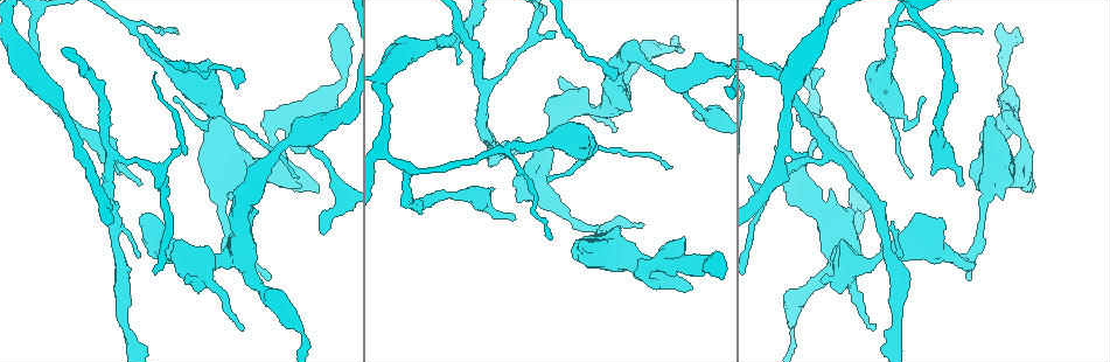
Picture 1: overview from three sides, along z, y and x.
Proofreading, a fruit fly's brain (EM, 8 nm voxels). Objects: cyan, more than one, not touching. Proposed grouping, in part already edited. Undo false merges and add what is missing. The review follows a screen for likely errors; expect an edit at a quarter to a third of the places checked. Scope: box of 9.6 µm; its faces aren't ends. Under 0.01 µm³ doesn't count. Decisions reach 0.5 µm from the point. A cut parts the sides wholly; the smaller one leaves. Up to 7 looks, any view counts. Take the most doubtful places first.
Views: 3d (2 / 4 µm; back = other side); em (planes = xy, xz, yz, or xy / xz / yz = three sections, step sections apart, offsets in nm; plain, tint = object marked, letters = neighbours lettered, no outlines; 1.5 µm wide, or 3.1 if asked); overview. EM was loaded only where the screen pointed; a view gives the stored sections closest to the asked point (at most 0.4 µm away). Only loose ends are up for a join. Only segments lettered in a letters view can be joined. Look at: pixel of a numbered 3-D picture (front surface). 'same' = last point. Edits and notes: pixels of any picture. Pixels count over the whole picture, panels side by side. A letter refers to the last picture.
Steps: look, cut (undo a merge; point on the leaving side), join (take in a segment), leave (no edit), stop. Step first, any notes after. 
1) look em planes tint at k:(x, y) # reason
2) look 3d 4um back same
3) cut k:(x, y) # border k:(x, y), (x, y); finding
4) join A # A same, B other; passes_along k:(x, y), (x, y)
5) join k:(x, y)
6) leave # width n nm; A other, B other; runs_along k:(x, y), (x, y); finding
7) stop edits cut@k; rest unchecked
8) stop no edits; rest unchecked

look 3d 4um back at 1:(340, 27)

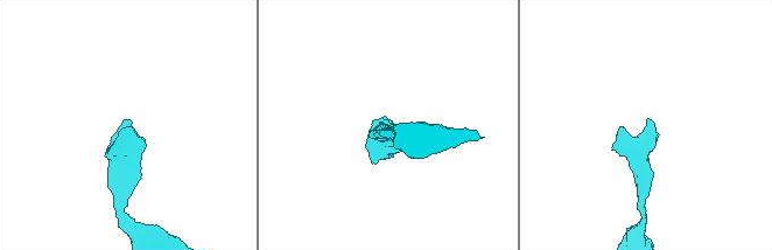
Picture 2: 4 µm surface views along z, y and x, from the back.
look em xy step 4 letters at 2:(648, 119)

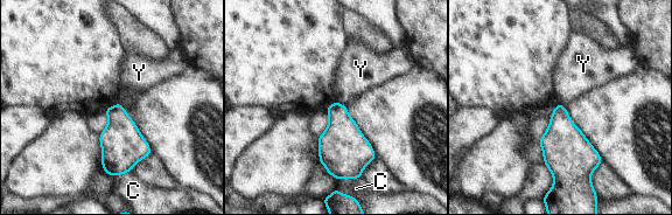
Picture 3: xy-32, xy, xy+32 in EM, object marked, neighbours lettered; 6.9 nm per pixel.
leave # C other, Y other; border 3:(336, 101), (344, 105); no lettered segment goes on from it

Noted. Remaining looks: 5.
look em planes plain at 1:(554, 34) # tapers out

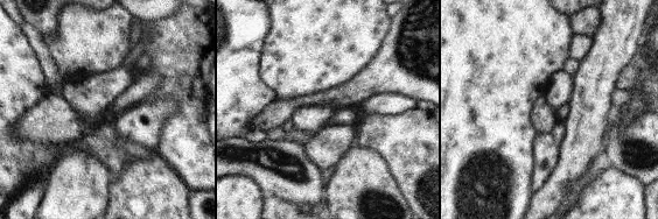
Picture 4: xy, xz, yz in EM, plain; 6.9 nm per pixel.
look em planes letters same

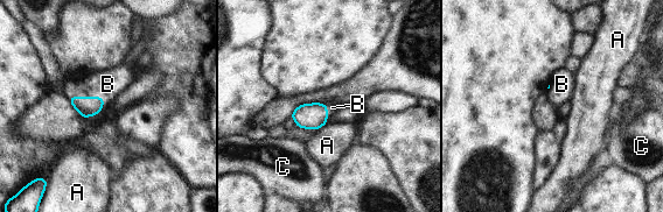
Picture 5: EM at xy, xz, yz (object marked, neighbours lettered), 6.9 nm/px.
join B # longest_contact B 260 nm; A other, B same, C other; passes_along 5:(86, 106), (90, 97), (107, 84); it goes on there

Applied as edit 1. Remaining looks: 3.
stop edits join@5; rest unchecked

